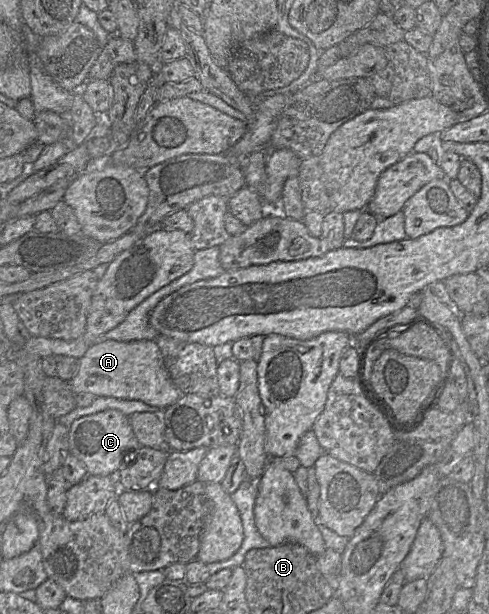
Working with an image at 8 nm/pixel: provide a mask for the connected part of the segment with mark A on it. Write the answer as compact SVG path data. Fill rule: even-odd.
M154 340L97 341L79 359L79 369L68 382L76 395L86 392L96 397L139 400L163 410L174 404L182 395L172 382L164 366L161 351Z

